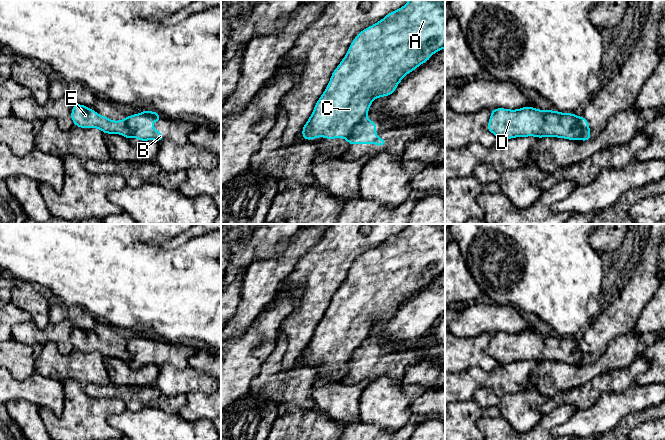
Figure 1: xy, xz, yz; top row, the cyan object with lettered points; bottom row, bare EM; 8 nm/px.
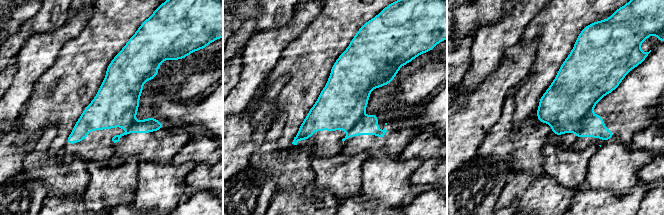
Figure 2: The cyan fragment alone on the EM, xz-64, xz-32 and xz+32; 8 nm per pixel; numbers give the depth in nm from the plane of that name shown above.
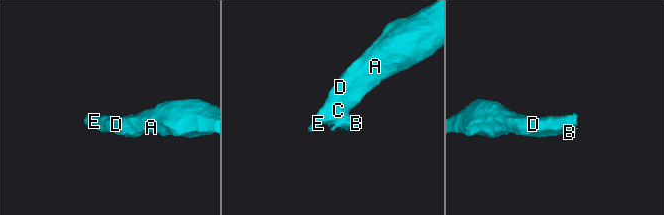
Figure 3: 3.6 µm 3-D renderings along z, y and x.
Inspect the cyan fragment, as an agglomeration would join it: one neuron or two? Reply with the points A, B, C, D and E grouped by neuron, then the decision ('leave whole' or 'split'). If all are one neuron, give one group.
A C D E / B | split

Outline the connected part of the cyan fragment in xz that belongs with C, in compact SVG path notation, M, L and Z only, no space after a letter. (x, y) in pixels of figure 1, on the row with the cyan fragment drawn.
M409 0L400 9L362 30L333 71L325 91L302 128L303 139L313 140L322 136L329 141L333 138L348 139L352 136L354 127L366 120L369 107L376 98L392 95L405 75L427 62L434 53L443 48L445 48L445 0Z

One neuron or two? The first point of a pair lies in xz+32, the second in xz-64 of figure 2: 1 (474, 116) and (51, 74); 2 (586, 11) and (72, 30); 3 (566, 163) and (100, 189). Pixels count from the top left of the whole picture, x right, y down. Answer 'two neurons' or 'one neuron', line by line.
1: two neurons
2: two neurons
3: one neuron

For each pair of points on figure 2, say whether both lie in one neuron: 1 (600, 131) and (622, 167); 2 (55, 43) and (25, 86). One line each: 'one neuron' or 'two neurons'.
1: two neurons
2: one neuron

